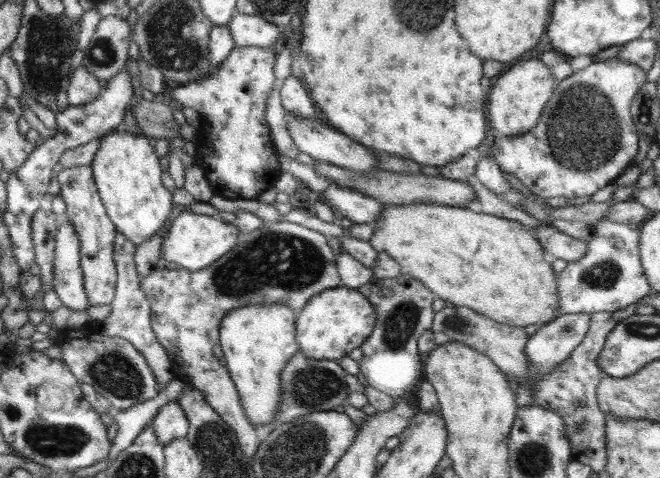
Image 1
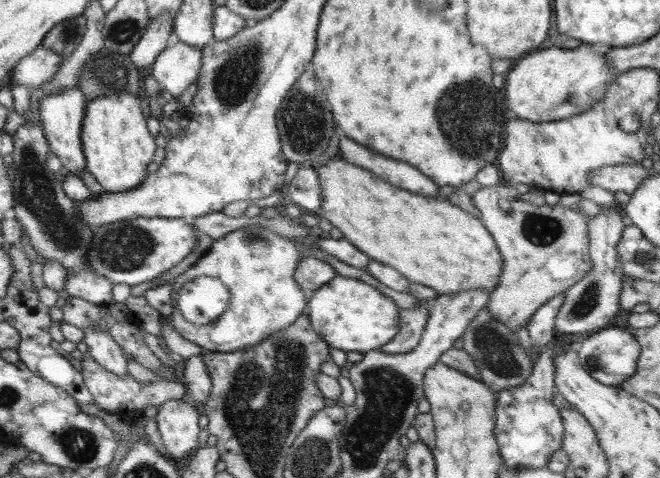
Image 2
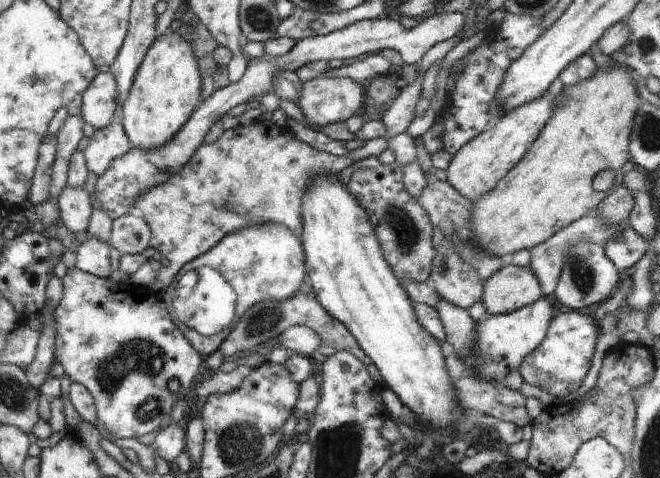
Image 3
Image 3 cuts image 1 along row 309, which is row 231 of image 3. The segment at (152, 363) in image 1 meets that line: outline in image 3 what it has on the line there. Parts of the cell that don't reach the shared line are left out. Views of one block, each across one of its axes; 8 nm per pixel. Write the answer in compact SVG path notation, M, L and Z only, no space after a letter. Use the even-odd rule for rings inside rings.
M137 213L113 220L109 243L122 255L142 254L149 247L151 230L143 217Z

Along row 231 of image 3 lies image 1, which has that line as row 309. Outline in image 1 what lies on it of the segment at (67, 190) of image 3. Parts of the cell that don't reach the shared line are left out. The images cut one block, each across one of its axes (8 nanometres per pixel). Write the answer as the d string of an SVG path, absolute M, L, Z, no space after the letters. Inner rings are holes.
M64 217L57 232L54 250L54 288L62 304L82 312L89 308L80 266L80 237L74 223Z

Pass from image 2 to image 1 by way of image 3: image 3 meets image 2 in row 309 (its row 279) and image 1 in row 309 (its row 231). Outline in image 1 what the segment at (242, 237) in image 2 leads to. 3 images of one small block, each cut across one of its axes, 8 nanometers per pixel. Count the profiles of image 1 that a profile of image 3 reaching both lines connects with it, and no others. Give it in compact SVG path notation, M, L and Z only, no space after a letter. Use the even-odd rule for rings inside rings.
M280 303L252 304L230 310L220 322L220 346L227 374L239 395L244 415L254 428L272 424L283 402L281 372L298 352L295 338L296 315Z

